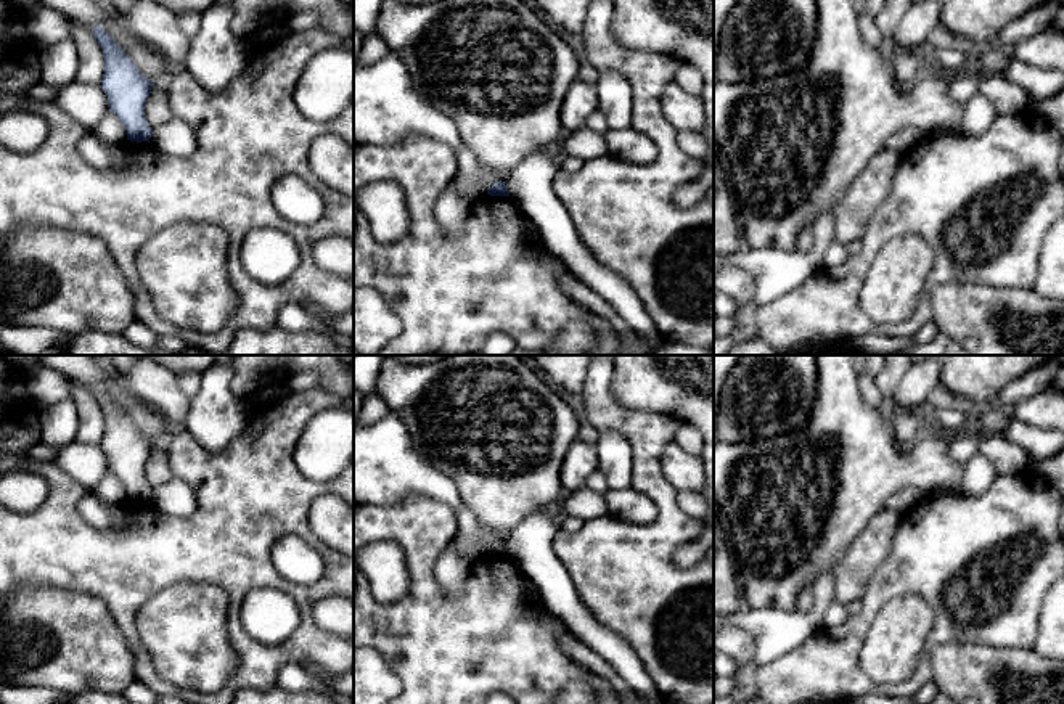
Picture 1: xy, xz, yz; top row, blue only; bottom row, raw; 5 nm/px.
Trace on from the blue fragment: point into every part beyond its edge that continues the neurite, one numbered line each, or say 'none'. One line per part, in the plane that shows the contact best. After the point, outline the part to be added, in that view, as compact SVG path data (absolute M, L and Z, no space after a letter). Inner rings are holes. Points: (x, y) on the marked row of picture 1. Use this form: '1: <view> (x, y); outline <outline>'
none

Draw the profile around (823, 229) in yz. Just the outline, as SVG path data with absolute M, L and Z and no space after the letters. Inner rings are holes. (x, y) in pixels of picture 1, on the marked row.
M839 203L823 211L813 225L815 246L812 251L738 249L728 256L714 254L714 276L726 265L744 268L755 283L754 304L757 307L765 307L786 296L825 265L825 249L834 241L834 212Z

